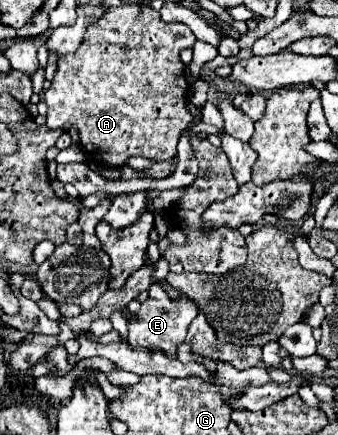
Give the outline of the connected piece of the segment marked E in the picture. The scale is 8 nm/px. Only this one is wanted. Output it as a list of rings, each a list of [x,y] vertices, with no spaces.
[[[153,283],[149,287],[149,299],[141,303],[141,309],[137,311],[137,319],[129,323],[129,343],[133,347],[161,349],[169,357],[175,357],[177,345],[181,345],[185,341],[187,327],[195,317],[197,317],[197,305],[193,305],[193,301],[181,299],[179,303],[175,303],[169,299],[169,295],[157,283]]]

